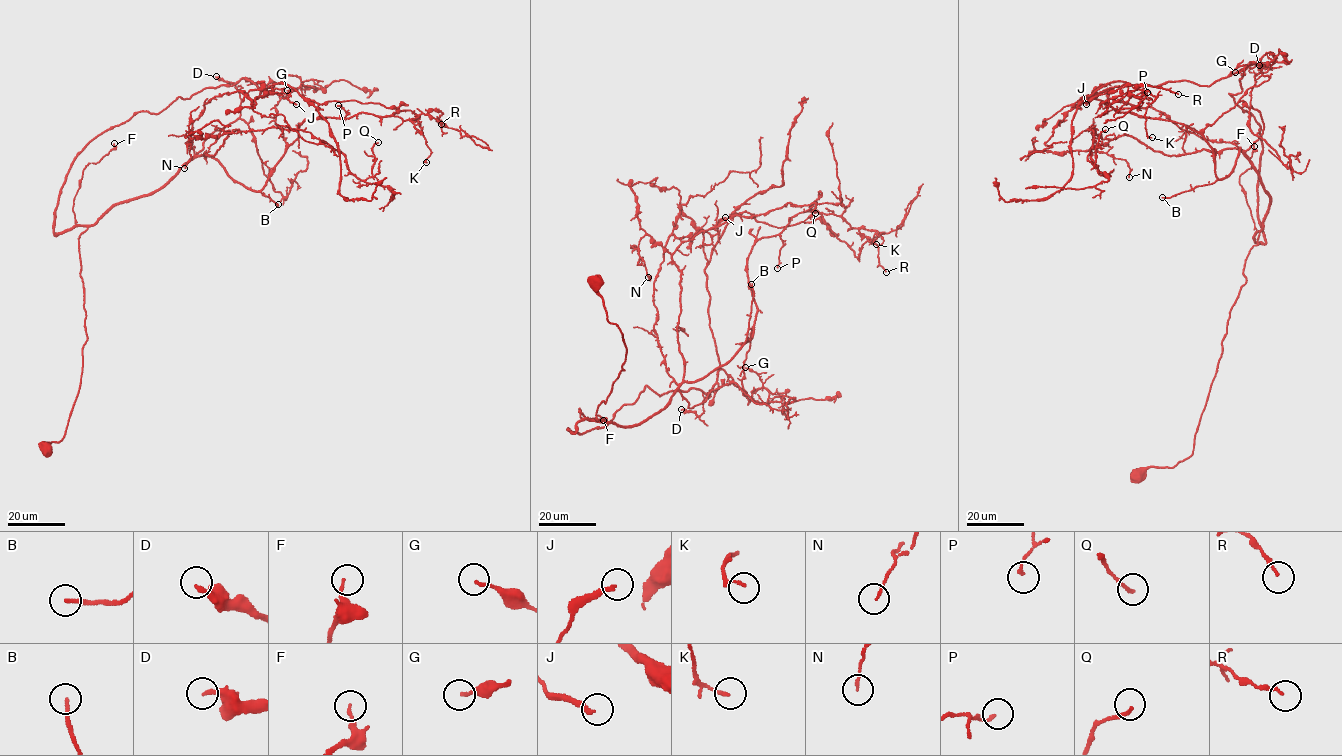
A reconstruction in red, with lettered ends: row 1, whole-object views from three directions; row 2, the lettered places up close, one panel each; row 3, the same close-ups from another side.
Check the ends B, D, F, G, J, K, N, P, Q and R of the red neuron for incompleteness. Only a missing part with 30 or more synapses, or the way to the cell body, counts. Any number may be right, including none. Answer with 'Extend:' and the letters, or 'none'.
Extend: B

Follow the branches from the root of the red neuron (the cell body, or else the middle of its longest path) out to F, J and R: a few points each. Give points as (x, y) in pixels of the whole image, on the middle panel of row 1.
F: (596, 283), (626, 350), (624, 370), (596, 410), (602, 420), (582, 419), (578, 408), (603, 420)
J: (596, 283), (626, 352), (596, 418), (636, 425), (678, 386), (654, 326), (666, 242), (714, 235), (725, 217)
R: (596, 283), (626, 352), (596, 418), (630, 426), (750, 338), (747, 257), (799, 213), (843, 217), (886, 272)

